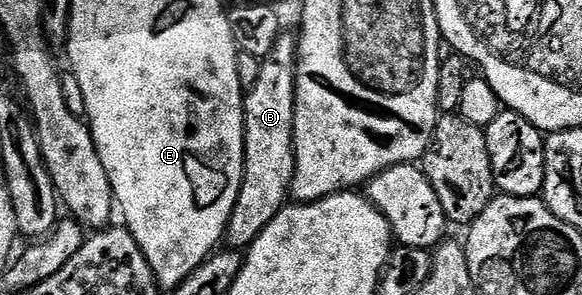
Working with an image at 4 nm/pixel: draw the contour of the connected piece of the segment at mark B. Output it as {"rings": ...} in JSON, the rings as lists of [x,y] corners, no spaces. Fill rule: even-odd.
{"rings":[[[281,33],[274,48],[260,63],[258,84],[247,91],[244,100],[244,179],[234,204],[234,212],[228,221],[226,242],[232,248],[247,248],[257,236],[280,215],[290,198],[292,177],[296,171],[294,148],[294,116],[296,115],[296,64],[298,61],[298,38],[295,33]]]}

